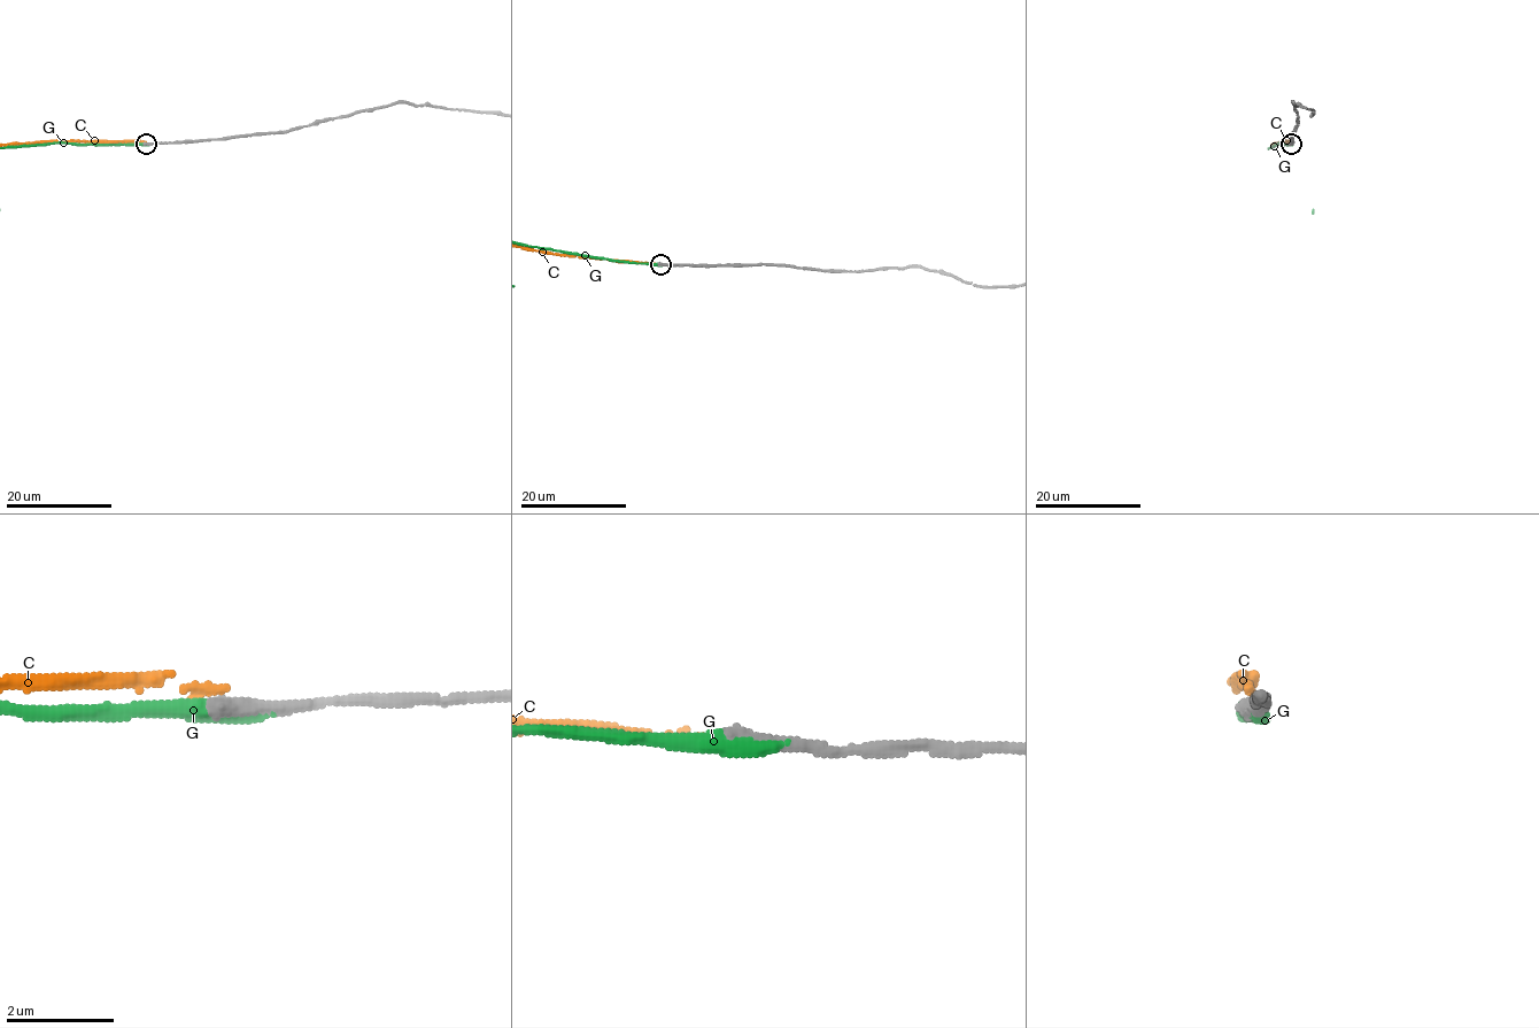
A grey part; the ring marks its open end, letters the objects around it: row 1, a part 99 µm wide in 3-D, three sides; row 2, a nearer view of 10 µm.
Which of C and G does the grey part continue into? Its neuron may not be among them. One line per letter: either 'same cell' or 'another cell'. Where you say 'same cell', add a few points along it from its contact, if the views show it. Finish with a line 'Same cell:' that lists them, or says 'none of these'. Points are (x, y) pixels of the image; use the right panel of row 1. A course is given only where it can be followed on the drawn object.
C: another cell
G: same cell
Same cell: G

